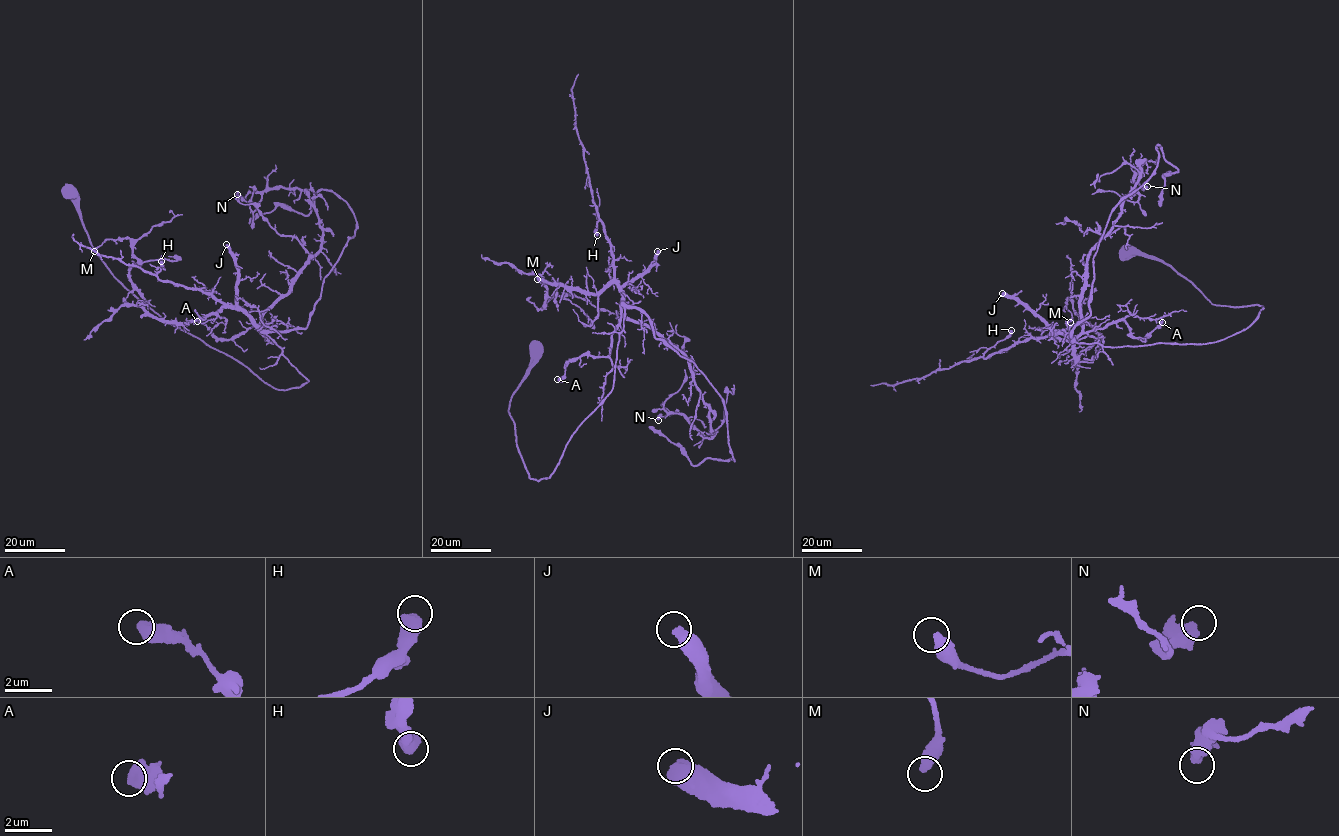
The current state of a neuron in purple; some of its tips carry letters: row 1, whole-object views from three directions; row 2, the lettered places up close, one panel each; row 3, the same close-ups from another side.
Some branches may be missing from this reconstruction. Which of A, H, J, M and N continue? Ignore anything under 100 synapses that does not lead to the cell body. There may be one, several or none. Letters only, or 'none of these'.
J

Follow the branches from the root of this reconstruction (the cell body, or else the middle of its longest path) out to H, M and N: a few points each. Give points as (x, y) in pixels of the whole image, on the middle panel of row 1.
H: (538, 349), (507, 411), (524, 466), (538, 480), (552, 473), (613, 385), (624, 304), (593, 200), (597, 235)
M: (538, 349), (507, 411), (538, 480), (625, 309), (537, 279)
N: (538, 349), (507, 411), (531, 478), (548, 477), (611, 391), (622, 305), (685, 356), (713, 433), (658, 420)

